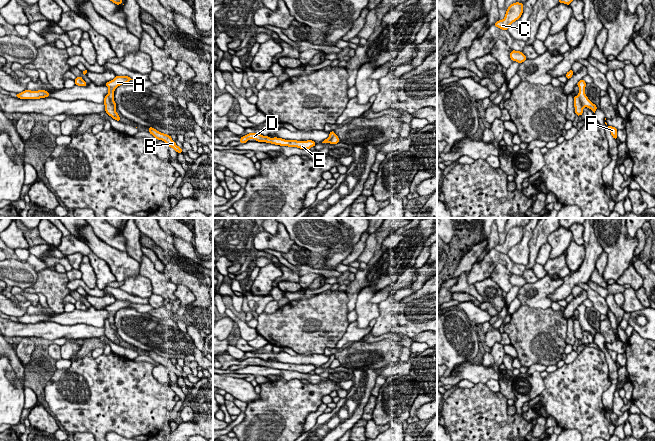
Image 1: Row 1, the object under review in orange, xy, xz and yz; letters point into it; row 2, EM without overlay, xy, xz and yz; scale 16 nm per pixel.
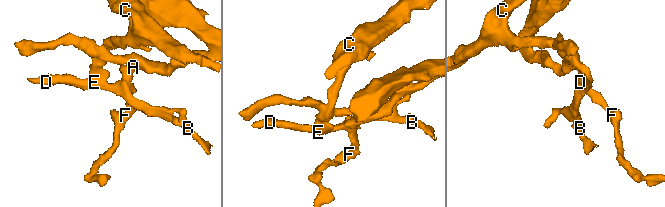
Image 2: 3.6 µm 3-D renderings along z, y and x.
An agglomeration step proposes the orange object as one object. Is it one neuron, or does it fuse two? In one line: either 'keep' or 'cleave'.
cleave

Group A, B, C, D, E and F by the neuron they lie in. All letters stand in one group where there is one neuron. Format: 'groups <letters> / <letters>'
groups A F / B C D E

